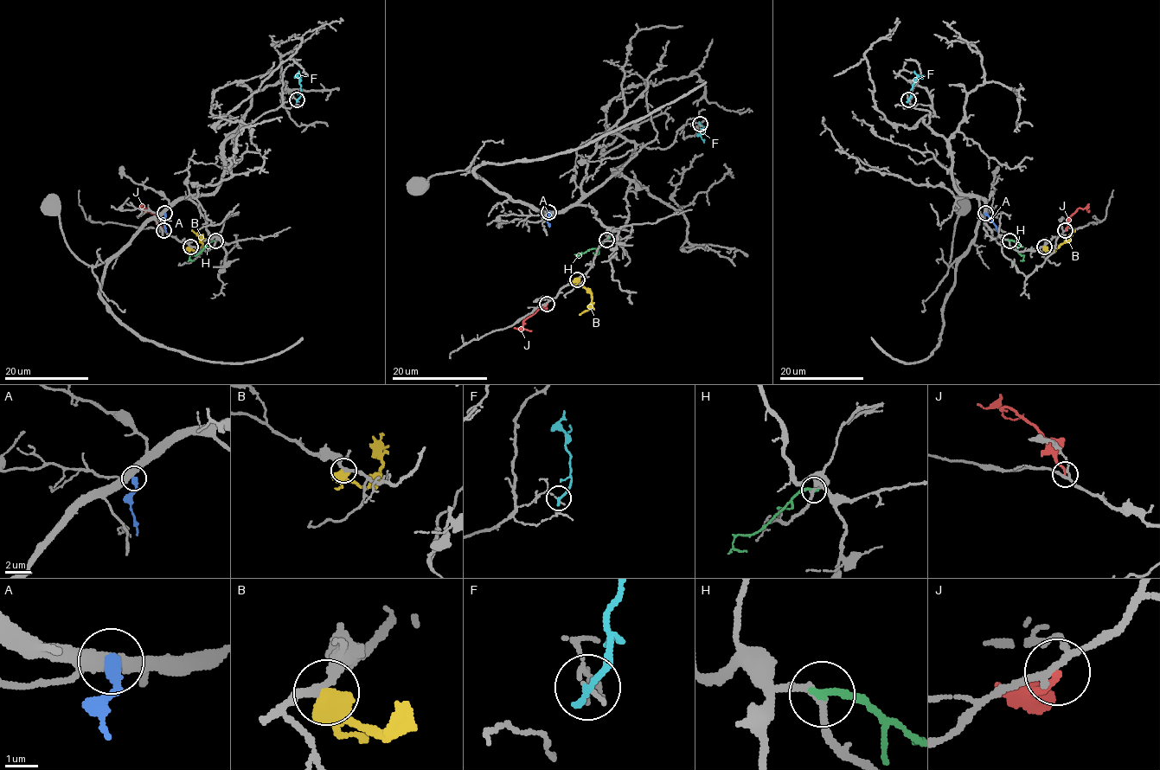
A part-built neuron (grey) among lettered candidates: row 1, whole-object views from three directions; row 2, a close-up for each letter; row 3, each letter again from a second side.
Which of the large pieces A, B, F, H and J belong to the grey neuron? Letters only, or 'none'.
none

